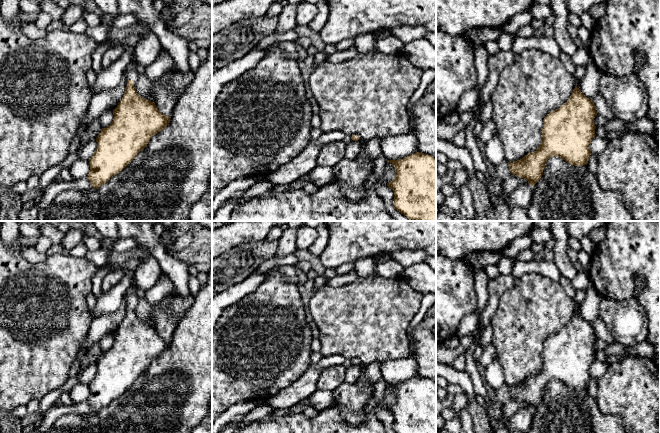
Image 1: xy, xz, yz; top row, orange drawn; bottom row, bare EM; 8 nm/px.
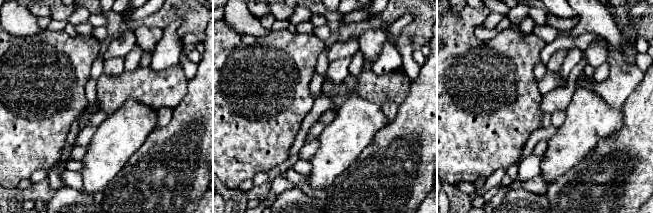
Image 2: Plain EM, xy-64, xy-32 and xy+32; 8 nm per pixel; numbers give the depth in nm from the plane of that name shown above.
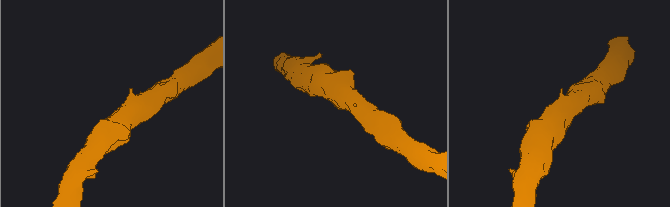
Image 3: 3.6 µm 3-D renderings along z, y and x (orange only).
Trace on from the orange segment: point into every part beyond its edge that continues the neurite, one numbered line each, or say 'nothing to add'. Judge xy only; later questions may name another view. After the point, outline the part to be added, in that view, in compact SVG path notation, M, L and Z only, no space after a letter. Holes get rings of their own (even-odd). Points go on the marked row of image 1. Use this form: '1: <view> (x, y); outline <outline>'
1: xy (131, 69); outline M133 60L130 62L130 64L127 66L126 70L127 70L127 79L128 80L134 80L138 74L137 74L137 62Z

